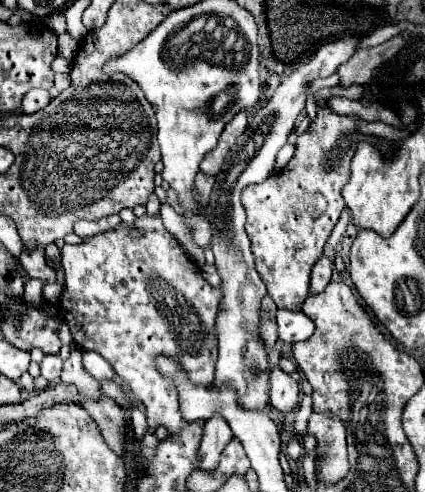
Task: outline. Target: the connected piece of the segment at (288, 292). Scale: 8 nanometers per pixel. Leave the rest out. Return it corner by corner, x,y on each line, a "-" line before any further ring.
329,107
319,109
317,119
299,135
295,155
285,169
277,175
269,175
263,183
247,185
241,193
255,267
279,309
297,311
309,295
311,269
323,255
323,245
343,211
341,189
349,181
349,163
357,141
363,139
375,141
385,153
391,149
387,141
357,131
355,117
335,115

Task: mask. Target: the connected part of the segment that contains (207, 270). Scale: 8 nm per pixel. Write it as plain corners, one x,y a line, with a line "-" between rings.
205,264
201,268
201,273
204,279
213,287
219,288
221,285
221,278
219,277
214,265

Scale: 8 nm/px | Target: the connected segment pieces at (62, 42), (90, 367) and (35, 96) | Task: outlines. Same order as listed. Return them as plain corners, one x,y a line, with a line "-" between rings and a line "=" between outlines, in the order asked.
69,33
59,35
59,55
61,55
61,57
72,60
78,48
78,42
75,41
=
83,351
83,367
97,379
113,379
115,373
111,369
111,365
97,353
97,351
=
31,89
21,103
21,111
23,113
37,113
39,109
43,109
47,103
51,101
51,95
45,89

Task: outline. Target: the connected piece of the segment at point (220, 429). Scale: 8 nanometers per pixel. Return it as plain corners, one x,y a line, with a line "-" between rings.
215,413
211,419
207,419
203,429
203,441
199,449
201,457
201,469
215,469
219,461
219,453
223,451
225,443
229,443
233,437
233,431
229,431
229,423

